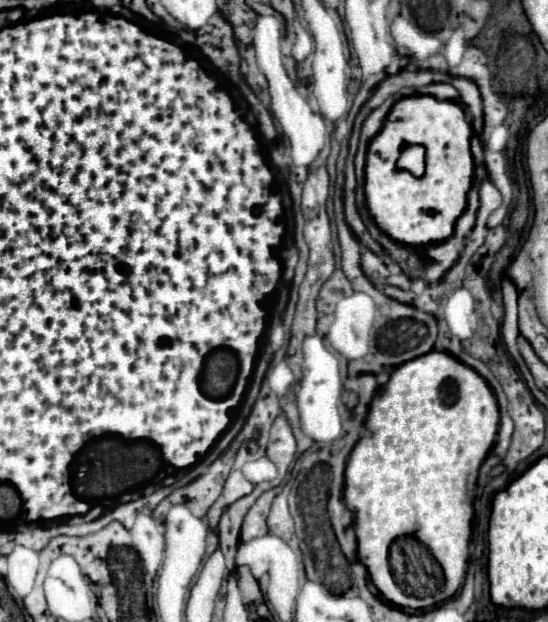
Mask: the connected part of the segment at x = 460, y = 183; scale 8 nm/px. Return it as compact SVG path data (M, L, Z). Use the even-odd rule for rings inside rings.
M405 97L393 105L387 121L369 145L365 165L365 197L369 213L381 231L401 245L427 247L453 235L455 221L467 209L467 195L473 185L473 129L461 105L437 101L435 97ZM421 143L427 149L425 175L415 179L409 171L393 169L403 145Z

